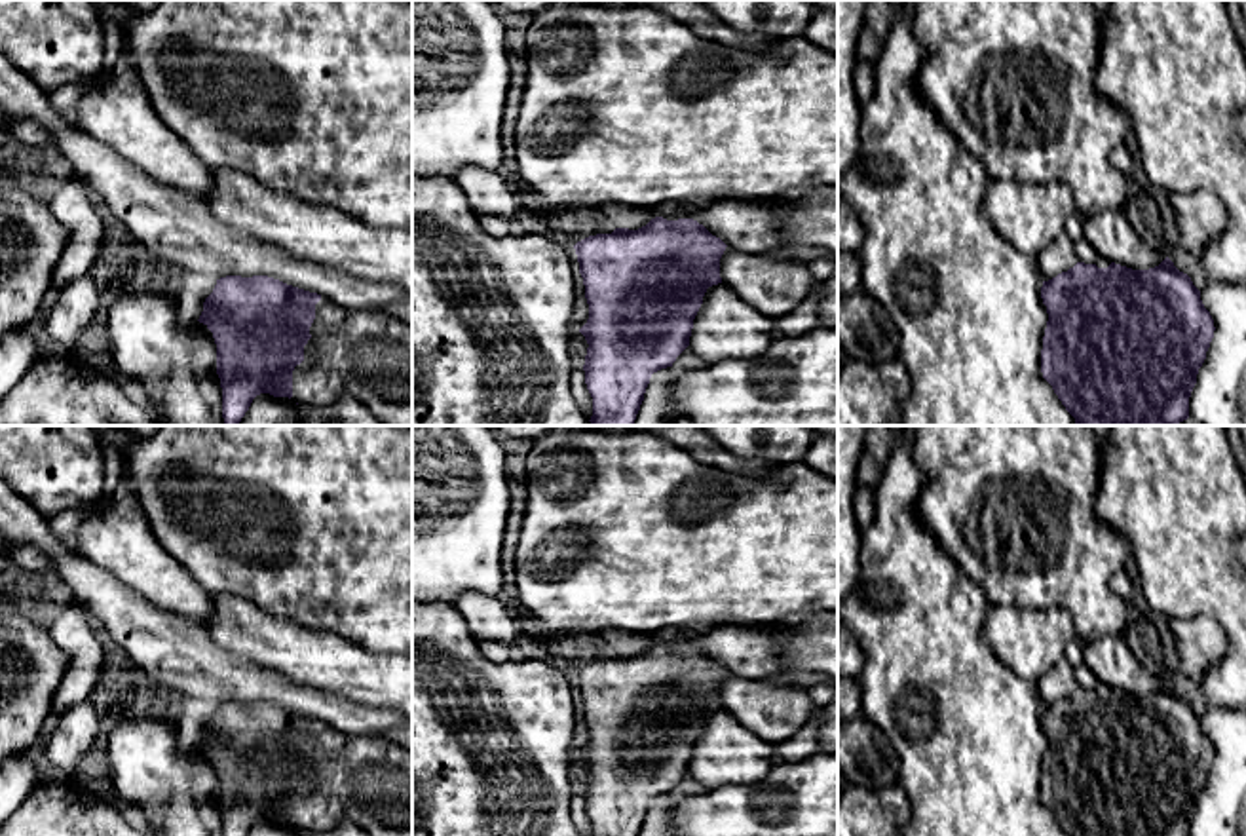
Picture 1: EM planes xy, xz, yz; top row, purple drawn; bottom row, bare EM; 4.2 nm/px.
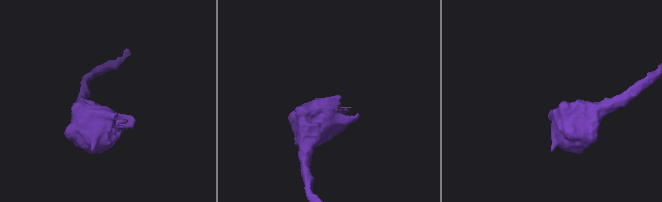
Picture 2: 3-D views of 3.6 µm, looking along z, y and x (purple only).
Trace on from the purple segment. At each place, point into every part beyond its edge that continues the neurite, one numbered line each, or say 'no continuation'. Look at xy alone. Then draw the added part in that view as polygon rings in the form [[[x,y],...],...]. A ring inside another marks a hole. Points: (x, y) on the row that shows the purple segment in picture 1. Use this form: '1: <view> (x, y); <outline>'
1: xy (363, 354); [[[321,296],[315,304],[315,319],[310,334],[312,338],[304,346],[304,361],[293,370],[291,399],[296,401],[302,410],[313,405],[332,405],[342,395],[351,395],[384,426],[412,426],[412,327],[408,323],[378,310],[346,312]]]

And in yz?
no continuation

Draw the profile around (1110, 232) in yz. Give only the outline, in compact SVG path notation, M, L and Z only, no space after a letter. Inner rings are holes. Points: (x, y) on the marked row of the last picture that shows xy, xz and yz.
M1104 209L1083 218L1083 238L1100 256L1132 270L1149 270L1166 258L1136 234L1123 209Z

